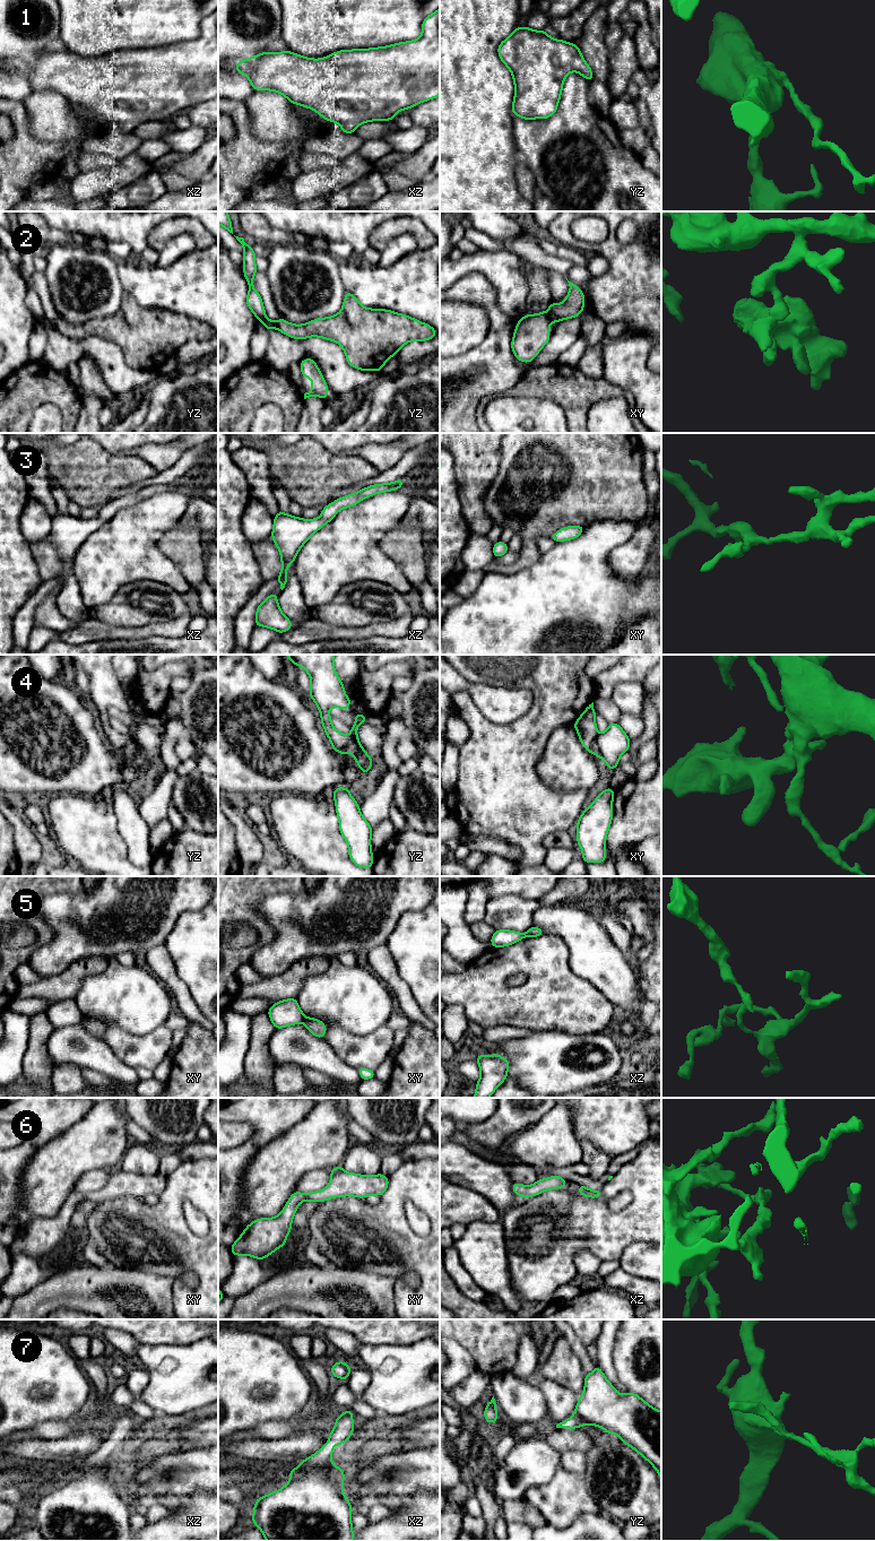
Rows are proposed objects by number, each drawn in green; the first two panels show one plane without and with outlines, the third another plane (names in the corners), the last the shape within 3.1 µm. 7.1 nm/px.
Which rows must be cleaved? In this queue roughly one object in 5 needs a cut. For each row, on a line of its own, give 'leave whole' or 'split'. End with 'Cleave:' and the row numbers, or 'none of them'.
1: leave whole
2: split
3: leave whole
4: split
5: split
6: leave whole
7: leave whole
Cleave: 2, 4, 5

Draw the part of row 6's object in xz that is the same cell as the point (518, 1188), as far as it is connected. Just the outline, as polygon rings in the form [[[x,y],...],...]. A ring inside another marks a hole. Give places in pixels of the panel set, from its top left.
[[[552,1176],[545,1179],[538,1179],[535,1184],[530,1186],[525,1186],[519,1183],[513,1183],[512,1191],[518,1196],[532,1197],[545,1191],[551,1191],[553,1188],[564,1188],[566,1186],[566,1179],[560,1176]]]

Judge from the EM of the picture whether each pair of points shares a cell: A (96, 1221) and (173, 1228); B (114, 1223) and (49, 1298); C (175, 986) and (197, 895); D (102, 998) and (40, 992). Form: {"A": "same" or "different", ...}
{"A": "same", "B": "different", "C": "different", "D": "different"}

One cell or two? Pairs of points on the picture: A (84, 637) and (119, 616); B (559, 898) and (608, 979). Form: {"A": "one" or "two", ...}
{"A": "two", "B": "two"}

